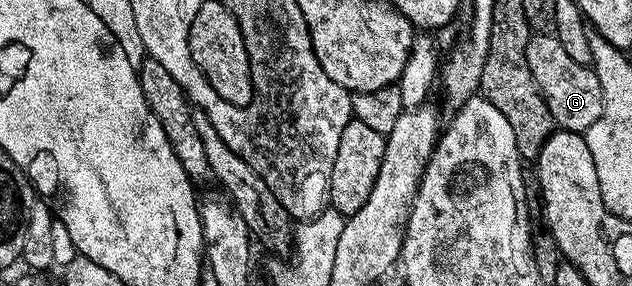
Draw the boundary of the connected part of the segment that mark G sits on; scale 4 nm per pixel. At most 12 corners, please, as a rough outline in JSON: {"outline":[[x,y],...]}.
{"outline":[[551,33],[525,53],[560,129],[583,135],[604,110],[591,64]]}

